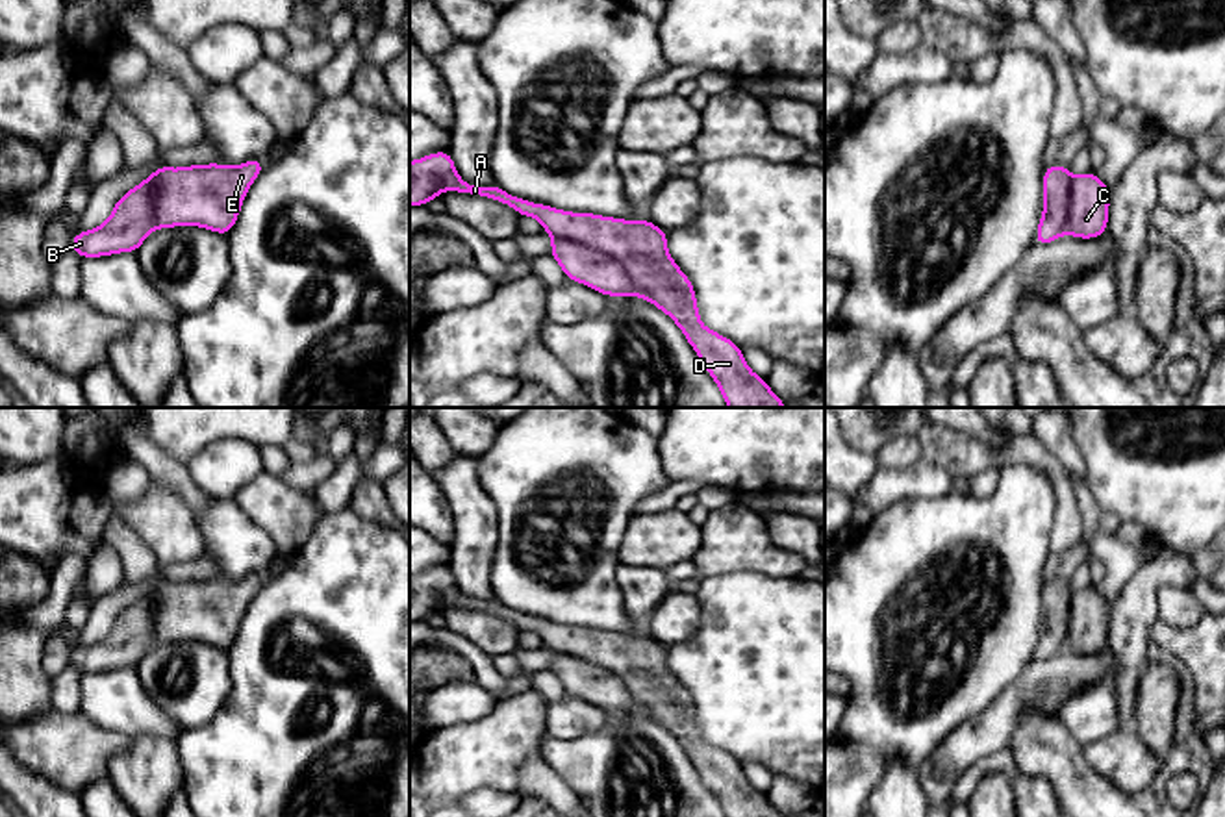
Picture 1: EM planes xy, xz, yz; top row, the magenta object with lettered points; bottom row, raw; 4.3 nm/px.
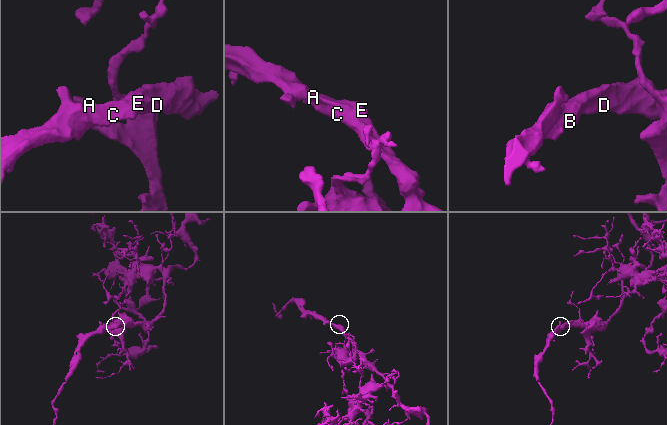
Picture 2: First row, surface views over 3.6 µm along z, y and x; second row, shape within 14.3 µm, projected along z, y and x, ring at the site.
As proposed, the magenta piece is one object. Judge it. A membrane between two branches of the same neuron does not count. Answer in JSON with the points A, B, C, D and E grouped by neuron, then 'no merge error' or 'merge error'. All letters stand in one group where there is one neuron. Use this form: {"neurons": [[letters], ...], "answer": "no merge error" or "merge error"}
{"neurons": [["A", "B", "C", "D", "E"]], "answer": "no merge error"}

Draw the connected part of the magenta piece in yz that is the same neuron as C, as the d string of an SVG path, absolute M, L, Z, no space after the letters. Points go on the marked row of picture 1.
M1069 167L1043 169L1043 213L1034 243L1043 246L1064 233L1095 239L1108 228L1110 187L1090 170L1071 176Z

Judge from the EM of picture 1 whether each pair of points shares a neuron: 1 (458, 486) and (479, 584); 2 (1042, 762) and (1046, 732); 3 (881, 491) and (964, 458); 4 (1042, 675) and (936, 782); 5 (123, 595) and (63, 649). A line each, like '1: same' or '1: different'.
1: same
2: same
3: different
4: same
5: same

